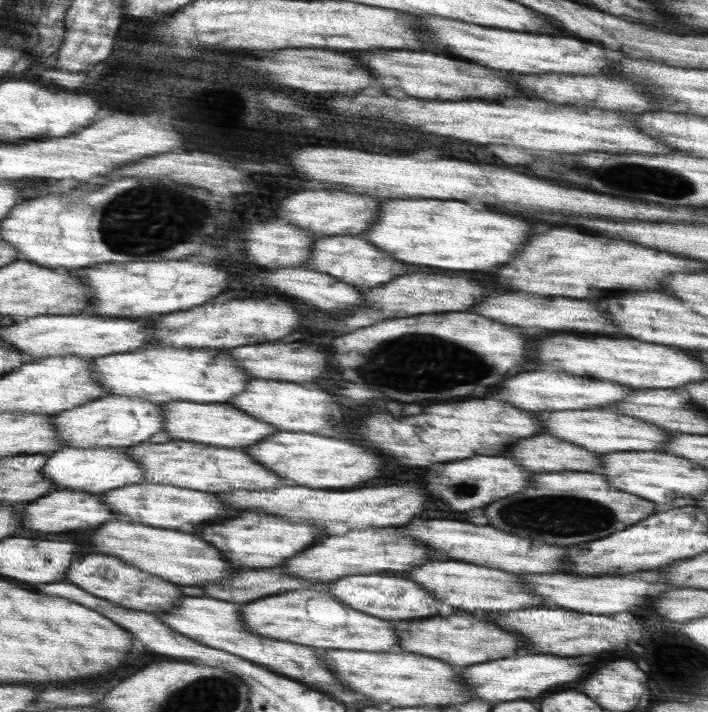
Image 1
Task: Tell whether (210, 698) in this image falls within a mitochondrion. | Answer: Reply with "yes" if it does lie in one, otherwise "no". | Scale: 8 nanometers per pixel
yes

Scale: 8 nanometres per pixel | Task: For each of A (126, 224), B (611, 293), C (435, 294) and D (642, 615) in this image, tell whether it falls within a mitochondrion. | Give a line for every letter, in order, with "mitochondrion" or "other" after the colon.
A: mitochondrion
B: other
C: other
D: other

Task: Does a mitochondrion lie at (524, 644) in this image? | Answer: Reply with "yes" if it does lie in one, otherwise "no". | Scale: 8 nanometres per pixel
no

